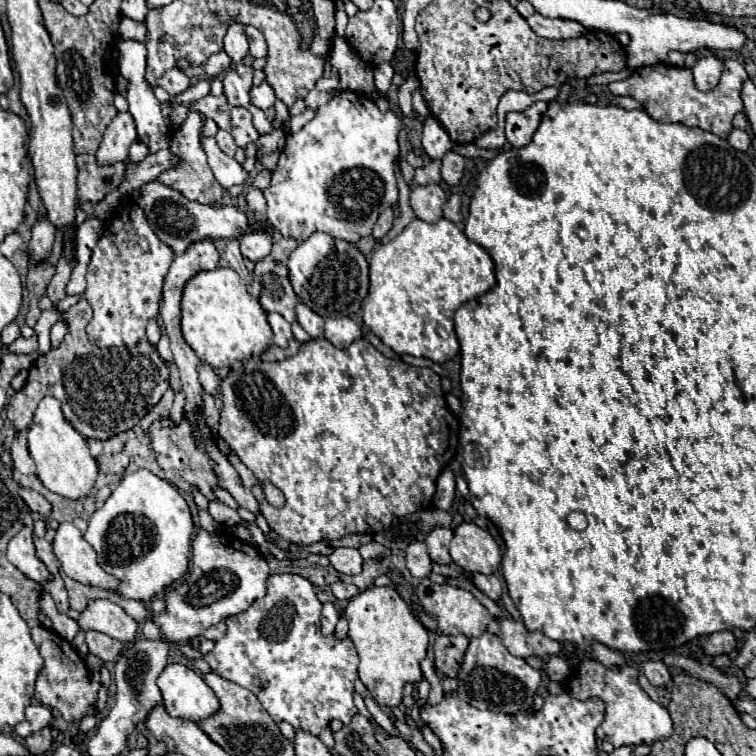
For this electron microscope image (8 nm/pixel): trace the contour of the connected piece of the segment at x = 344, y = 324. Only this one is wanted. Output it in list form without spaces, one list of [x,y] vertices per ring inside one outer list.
[[[339,317],[339,319],[325,319],[325,339],[331,341],[335,347],[345,349],[355,339],[361,339],[361,327],[351,317]]]

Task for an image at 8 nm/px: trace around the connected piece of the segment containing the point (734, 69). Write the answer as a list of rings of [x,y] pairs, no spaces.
[[[727,61],[717,87],[711,91],[699,91],[693,83],[693,75],[689,69],[659,63],[659,65],[651,65],[651,67],[641,67],[623,81],[609,83],[609,91],[613,95],[633,97],[635,101],[639,101],[643,105],[643,111],[649,113],[659,123],[683,123],[689,127],[701,127],[705,131],[713,131],[715,135],[721,135],[723,139],[727,139],[733,129],[733,125],[731,125],[733,115],[743,111],[741,85],[747,79],[749,77],[741,63]]]

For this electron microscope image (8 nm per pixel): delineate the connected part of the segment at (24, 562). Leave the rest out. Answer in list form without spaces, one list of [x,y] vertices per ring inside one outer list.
[[[25,523],[23,529],[9,541],[7,559],[33,581],[43,583],[49,579],[49,571],[43,567],[43,563],[35,555],[33,525],[31,523]]]

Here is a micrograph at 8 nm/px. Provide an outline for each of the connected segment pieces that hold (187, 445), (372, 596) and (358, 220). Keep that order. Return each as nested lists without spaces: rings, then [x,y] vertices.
[[[161,419],[155,421],[151,425],[151,443],[153,443],[153,451],[157,455],[159,467],[165,471],[165,477],[177,485],[183,491],[189,491],[191,485],[197,485],[199,491],[207,497],[207,499],[215,499],[213,495],[213,487],[219,485],[217,475],[213,473],[213,465],[211,459],[207,457],[207,453],[199,451],[195,447],[195,439],[193,439],[193,427],[183,419],[179,425],[173,425],[171,419]]]
[[[369,587],[345,607],[349,639],[359,655],[359,679],[381,707],[397,707],[403,699],[403,687],[421,679],[419,661],[427,651],[427,631],[413,617],[409,605],[393,587]]]
[[[339,91],[299,133],[287,135],[271,185],[263,191],[269,225],[297,241],[317,231],[349,243],[371,235],[379,213],[397,203],[393,165],[399,157],[399,129],[401,119],[393,111],[381,113],[371,97]]]

